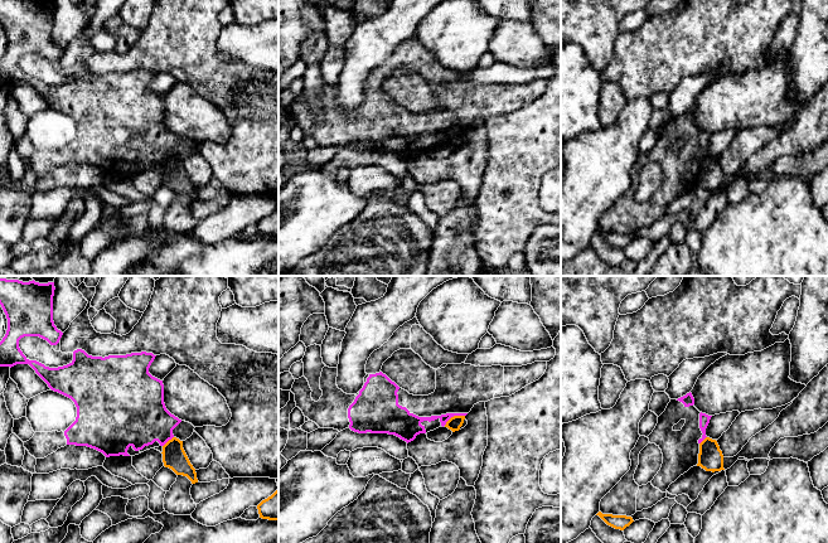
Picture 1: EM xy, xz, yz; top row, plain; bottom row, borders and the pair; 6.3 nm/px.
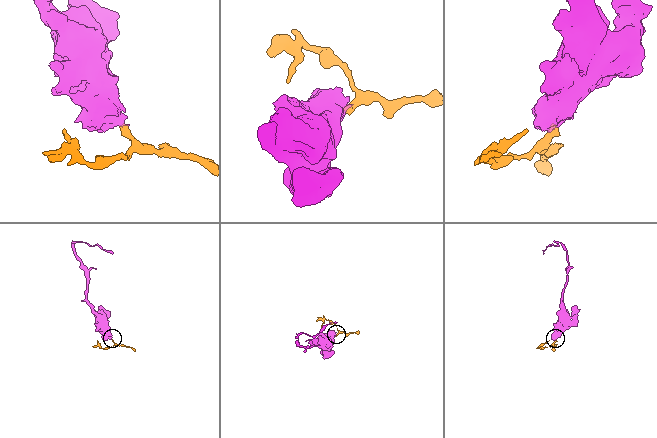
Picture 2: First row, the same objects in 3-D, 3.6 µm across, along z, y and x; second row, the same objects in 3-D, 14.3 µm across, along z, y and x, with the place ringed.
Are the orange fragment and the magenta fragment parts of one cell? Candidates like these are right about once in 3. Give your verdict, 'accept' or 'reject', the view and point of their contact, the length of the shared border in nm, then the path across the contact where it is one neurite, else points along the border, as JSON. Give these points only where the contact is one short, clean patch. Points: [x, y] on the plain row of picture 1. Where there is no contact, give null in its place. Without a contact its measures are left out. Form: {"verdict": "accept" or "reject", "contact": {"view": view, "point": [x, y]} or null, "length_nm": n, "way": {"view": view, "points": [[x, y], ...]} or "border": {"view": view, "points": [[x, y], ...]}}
{"verdict": "reject", "contact": {"view": "xz", "point": [454, 134]}, "length_nm": 150, "border": {"view": "xz", "points": [[464, 132], [454, 132], [444, 142]]}}

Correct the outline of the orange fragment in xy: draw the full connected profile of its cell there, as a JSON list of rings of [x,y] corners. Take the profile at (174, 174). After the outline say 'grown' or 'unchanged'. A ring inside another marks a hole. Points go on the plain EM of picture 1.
[[[173,155],[163,164],[161,171],[165,185],[171,186],[176,193],[187,194],[192,202],[198,200],[195,186],[183,166],[183,159]]]; unchanged

